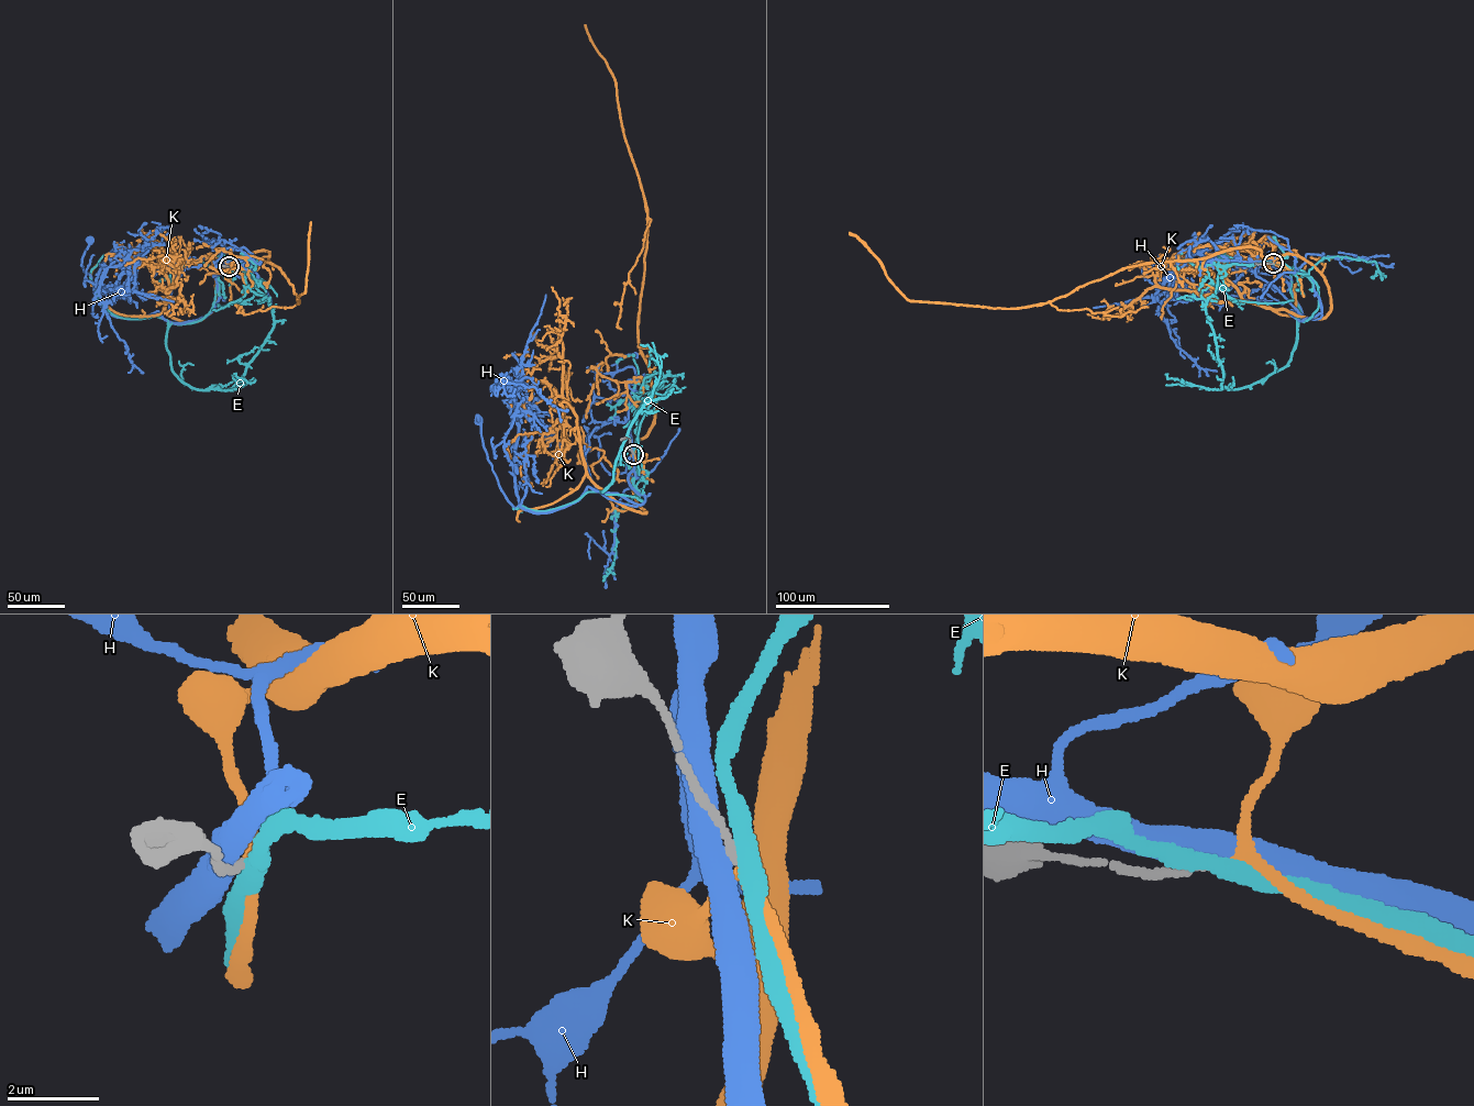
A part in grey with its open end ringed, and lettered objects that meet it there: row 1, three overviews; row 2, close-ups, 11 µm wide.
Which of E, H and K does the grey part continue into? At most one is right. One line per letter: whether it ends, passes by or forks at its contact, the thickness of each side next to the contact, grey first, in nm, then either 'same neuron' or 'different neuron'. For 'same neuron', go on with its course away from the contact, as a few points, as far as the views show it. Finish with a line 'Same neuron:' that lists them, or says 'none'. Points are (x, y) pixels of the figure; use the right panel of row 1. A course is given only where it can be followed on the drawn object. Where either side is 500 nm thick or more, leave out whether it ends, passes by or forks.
E: it passes by | 180/400 nm | different neuron
H: 190/550 nm | different neuron
K: it passes by | 150/220 nm | same neuron | via (1273, 263), (1258, 249), (1231, 249), (1122, 268), (1045, 302), (992, 308), (908, 300), (850, 232)
Same neuron: K

